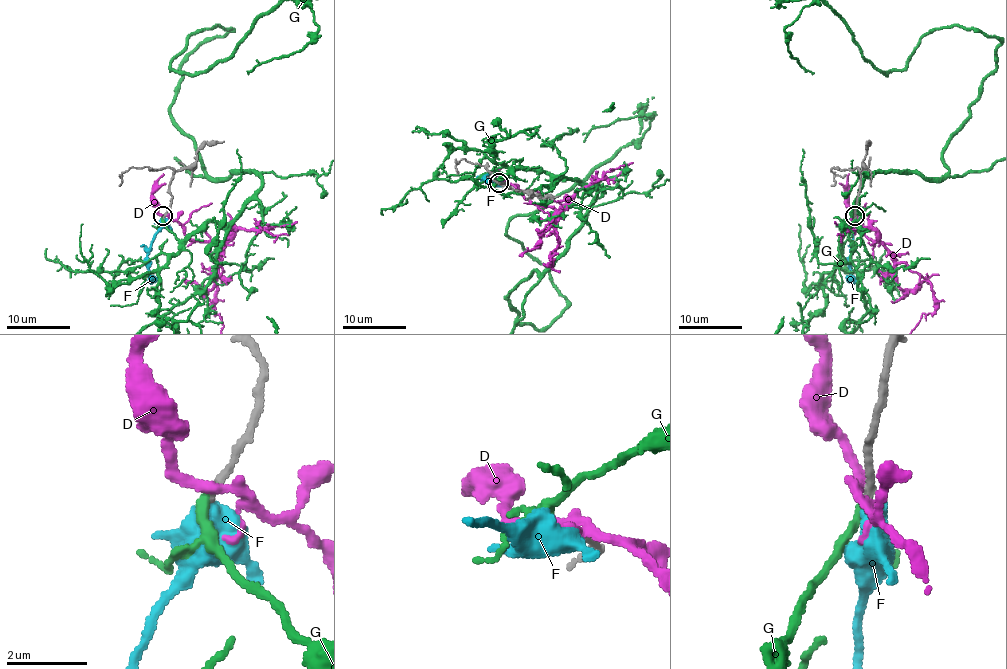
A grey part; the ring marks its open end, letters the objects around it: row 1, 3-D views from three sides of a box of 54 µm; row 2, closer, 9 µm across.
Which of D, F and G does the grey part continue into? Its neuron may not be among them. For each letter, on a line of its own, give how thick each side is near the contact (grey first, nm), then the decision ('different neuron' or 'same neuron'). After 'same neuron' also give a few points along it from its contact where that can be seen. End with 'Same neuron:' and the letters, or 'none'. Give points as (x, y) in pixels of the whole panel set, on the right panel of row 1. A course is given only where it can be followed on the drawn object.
D: 200/220 nm | different neuron
F: 180/650 nm | different neuron
G: 200/220 nm | same neuron
Same neuron: G

